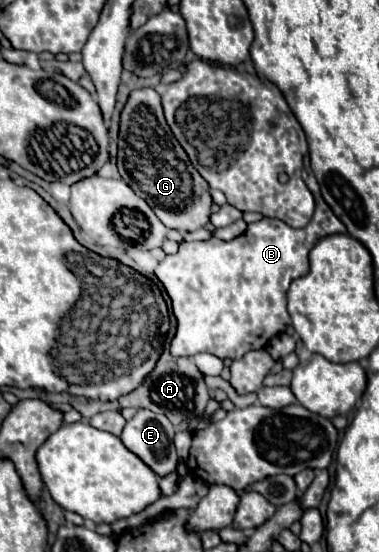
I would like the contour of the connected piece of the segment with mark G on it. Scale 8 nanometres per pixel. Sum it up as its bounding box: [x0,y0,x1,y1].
[117,89,209,231]

